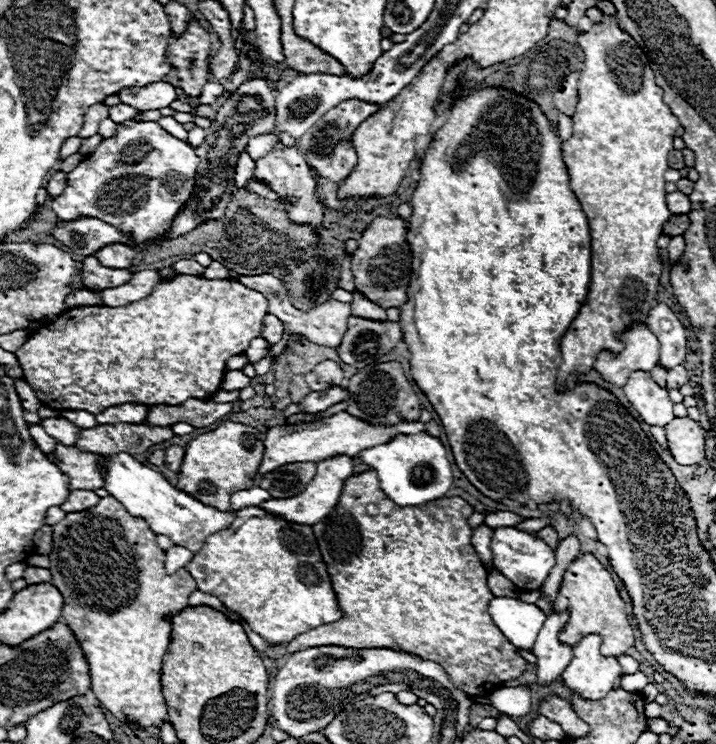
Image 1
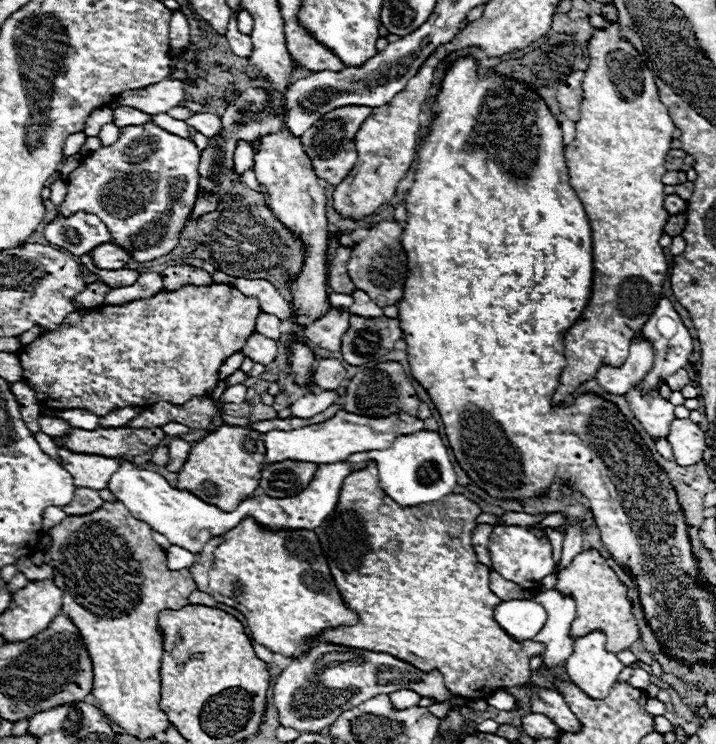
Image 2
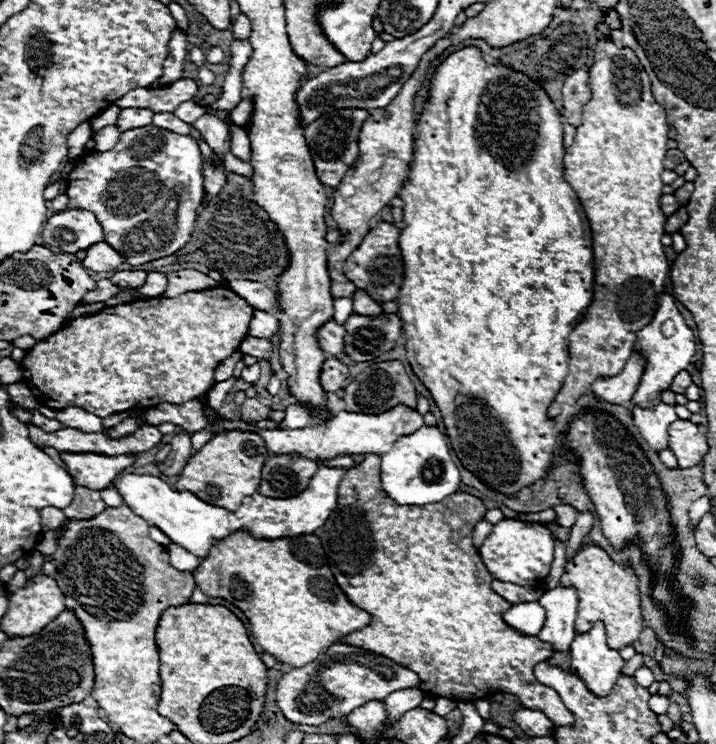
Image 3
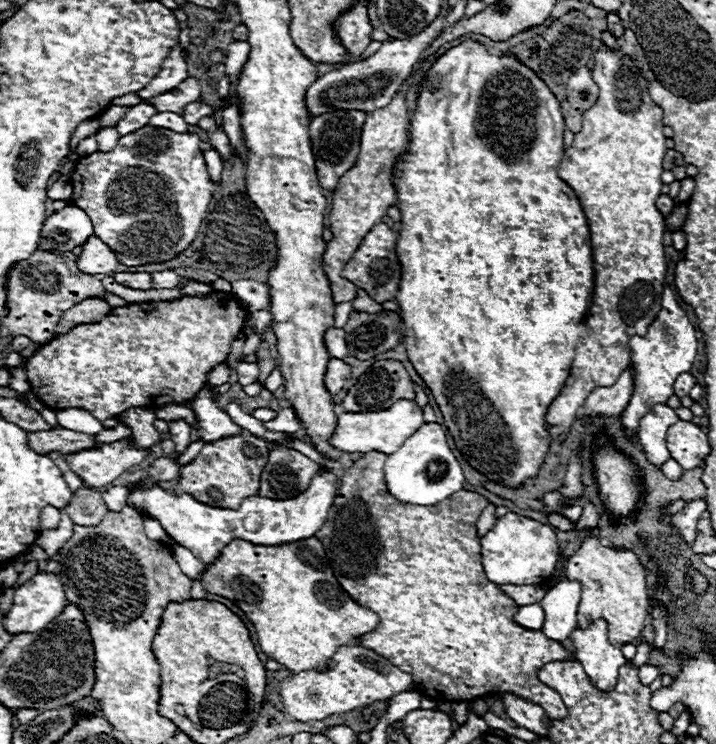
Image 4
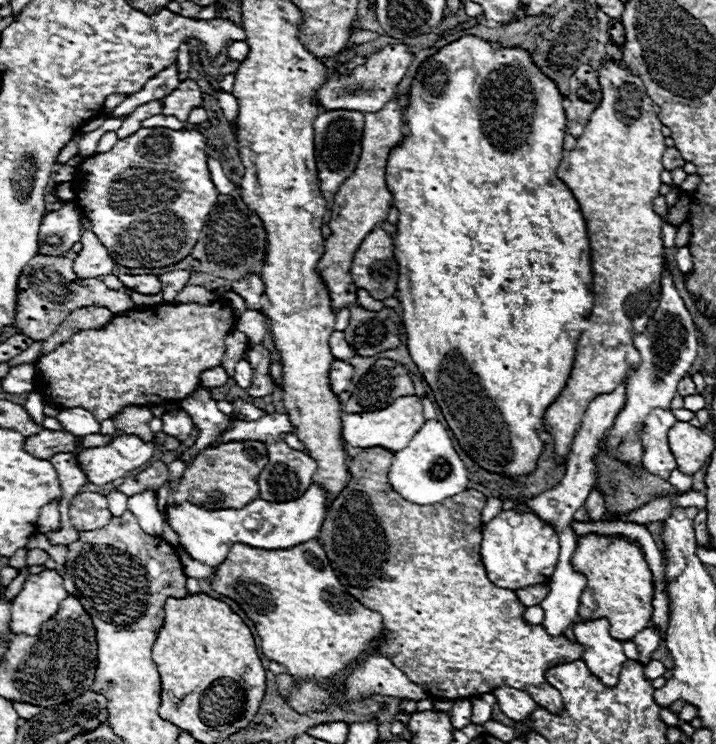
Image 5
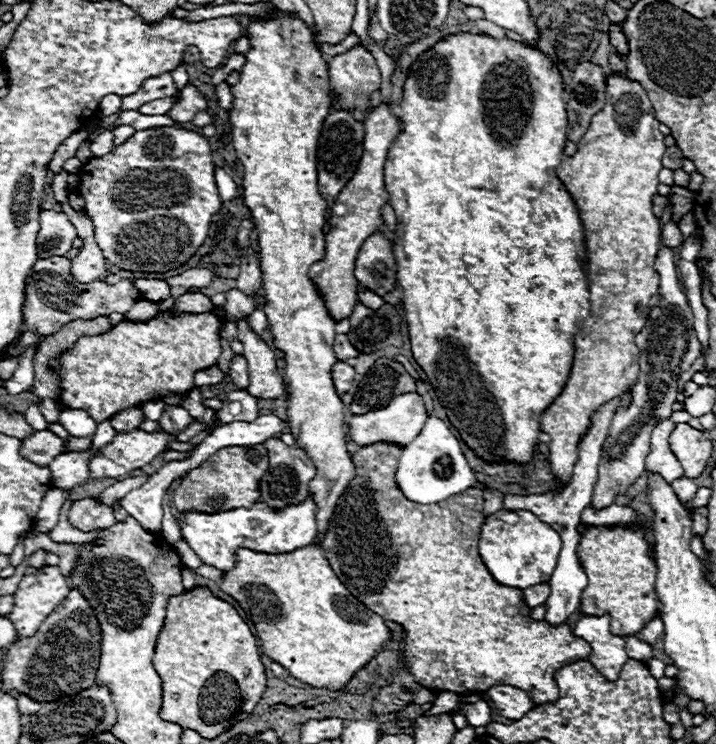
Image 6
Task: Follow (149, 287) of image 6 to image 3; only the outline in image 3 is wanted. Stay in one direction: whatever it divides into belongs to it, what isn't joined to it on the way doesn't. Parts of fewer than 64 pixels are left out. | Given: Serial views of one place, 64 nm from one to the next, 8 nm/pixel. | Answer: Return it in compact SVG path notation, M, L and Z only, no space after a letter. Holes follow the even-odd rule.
M122 270L122 272L116 272L110 280L120 288L138 288L146 282L146 276L148 276L148 272L144 272L144 270L138 270L138 272Z

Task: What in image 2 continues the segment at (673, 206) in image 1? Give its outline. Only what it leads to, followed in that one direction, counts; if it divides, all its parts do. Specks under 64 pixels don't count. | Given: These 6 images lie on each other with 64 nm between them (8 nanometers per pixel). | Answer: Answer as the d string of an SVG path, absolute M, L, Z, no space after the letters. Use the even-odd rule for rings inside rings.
M668 194L664 198L664 208L668 214L676 214L676 210L686 210L686 202L676 194Z

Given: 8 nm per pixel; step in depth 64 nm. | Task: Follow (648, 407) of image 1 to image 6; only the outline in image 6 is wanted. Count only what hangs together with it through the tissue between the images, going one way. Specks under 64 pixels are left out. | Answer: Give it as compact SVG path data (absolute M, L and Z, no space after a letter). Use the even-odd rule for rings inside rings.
M666 420L660 422L650 436L650 454L646 456L646 468L652 472L658 472L668 484L672 484L676 478L684 476L684 470L678 462L678 458L670 450L670 434L674 430L674 422Z

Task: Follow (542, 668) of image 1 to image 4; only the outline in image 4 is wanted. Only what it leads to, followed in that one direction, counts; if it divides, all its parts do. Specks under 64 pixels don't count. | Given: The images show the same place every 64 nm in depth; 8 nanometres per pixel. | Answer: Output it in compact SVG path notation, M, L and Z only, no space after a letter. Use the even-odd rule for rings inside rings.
M562 574L560 580L540 600L540 606L544 606L546 614L542 632L548 638L564 642L572 634L572 630L576 628L576 610L580 604L580 592L582 584L576 580L568 580L566 574Z

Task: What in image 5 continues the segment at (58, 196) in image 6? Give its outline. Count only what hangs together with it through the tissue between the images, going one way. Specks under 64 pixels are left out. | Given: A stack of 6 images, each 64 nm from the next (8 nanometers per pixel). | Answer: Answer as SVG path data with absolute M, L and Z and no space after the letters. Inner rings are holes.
M62 164L54 176L56 185L63 182L70 182L74 179L75 169L67 164ZM82 216L82 250L74 258L74 272L78 278L98 278L112 272L114 262L108 256L108 250L98 242L98 238L92 232L90 220Z

